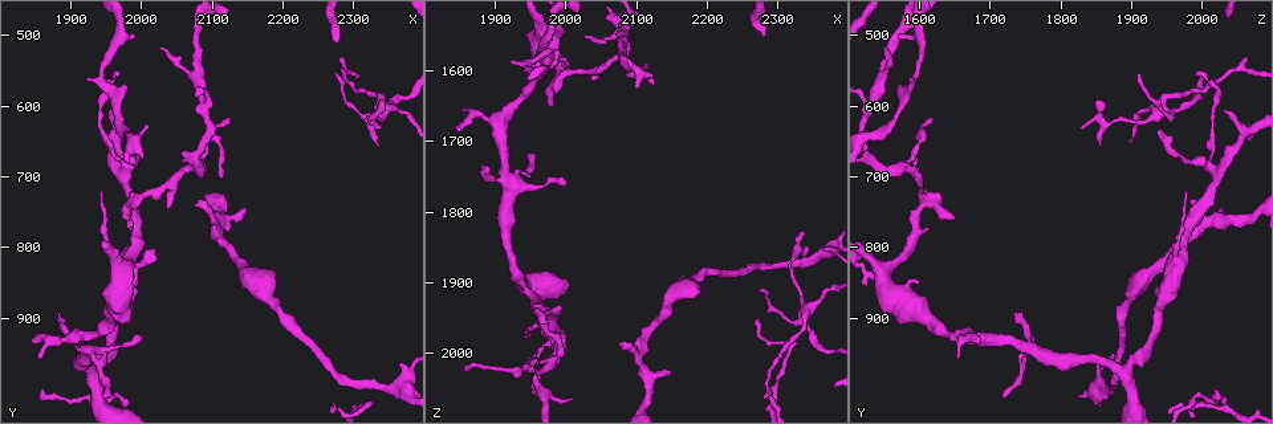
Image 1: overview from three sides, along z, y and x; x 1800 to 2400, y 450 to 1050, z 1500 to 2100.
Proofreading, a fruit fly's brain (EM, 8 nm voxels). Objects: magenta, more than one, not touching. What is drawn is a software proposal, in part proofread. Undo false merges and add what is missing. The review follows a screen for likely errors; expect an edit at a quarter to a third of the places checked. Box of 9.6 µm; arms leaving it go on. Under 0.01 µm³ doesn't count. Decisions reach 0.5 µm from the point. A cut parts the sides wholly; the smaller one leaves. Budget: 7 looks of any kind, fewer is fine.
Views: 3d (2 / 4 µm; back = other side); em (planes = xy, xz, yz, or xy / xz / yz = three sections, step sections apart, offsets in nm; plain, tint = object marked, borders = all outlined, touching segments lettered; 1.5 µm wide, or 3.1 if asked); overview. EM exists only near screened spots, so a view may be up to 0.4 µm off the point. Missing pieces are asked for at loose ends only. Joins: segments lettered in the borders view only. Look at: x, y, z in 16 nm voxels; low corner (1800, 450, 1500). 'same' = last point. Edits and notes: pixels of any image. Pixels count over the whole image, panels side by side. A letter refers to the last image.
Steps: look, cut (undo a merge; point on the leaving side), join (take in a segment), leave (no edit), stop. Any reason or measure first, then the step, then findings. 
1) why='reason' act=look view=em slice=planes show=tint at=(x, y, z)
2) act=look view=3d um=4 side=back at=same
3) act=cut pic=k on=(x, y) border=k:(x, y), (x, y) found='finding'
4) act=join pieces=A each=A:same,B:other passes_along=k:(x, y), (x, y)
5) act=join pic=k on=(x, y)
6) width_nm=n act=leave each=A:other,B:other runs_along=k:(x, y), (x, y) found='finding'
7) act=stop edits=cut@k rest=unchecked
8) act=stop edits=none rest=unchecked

why='sharp bend' act=look view=em slice=xy step=4 show=plain at=(2320, 1020, 2000)

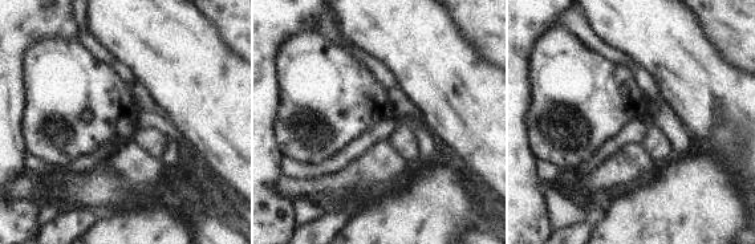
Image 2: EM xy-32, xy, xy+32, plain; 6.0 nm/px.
why='with the object marked' act=look view=em slice=xy step=4 show=tint at=same

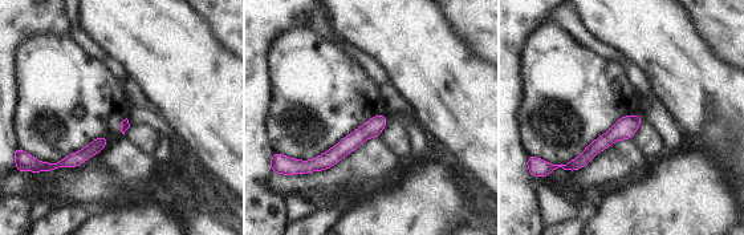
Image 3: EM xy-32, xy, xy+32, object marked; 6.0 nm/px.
act=look view=em slice=xy step=4 show=borders at=same

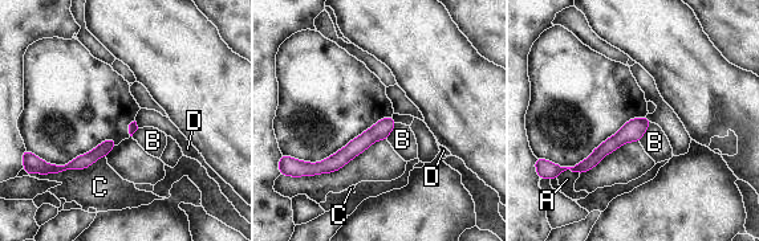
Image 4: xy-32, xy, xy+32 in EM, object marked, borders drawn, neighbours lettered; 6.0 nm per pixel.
act=leave each=A:other,B:other,C:other,D:other border=4:(650, 122), (645, 134), (638, 141) found='one cell here'

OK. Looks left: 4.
why='branch stops here' act=look view=em slice=xy step=4 show=borders at=(2150, 745, 2030)

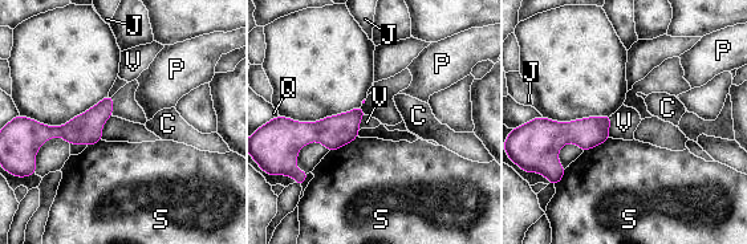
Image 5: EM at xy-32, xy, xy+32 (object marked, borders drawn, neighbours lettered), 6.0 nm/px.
act=leave each=C:other,J:other,P:other,Q:other,S:other,V:other found='none of them fits'

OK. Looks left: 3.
why='free end' act=look view=em slice=yz step=8 show=borders at=(1960, 635, 1940)

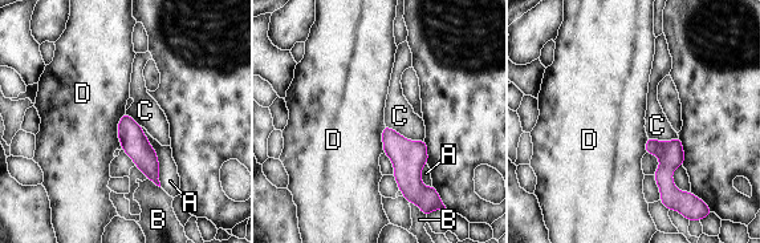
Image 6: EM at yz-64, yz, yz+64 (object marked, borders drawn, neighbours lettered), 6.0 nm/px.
act=look view=em slice=planes show=borders at=same

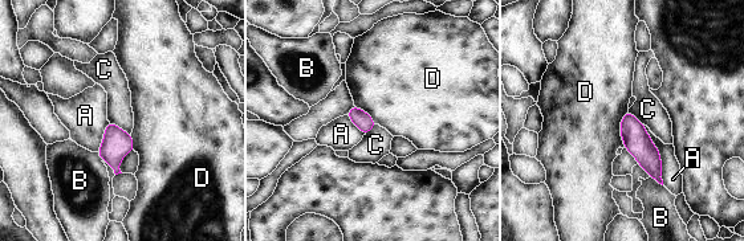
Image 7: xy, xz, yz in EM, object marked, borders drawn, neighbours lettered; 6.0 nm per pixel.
act=leave each=A:other,B:other,C:other,D:other runs_along=7:(627, 115), (630, 129), (657, 176) found='none of them fits'

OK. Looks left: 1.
act=stop edits=none rest=unchecked

